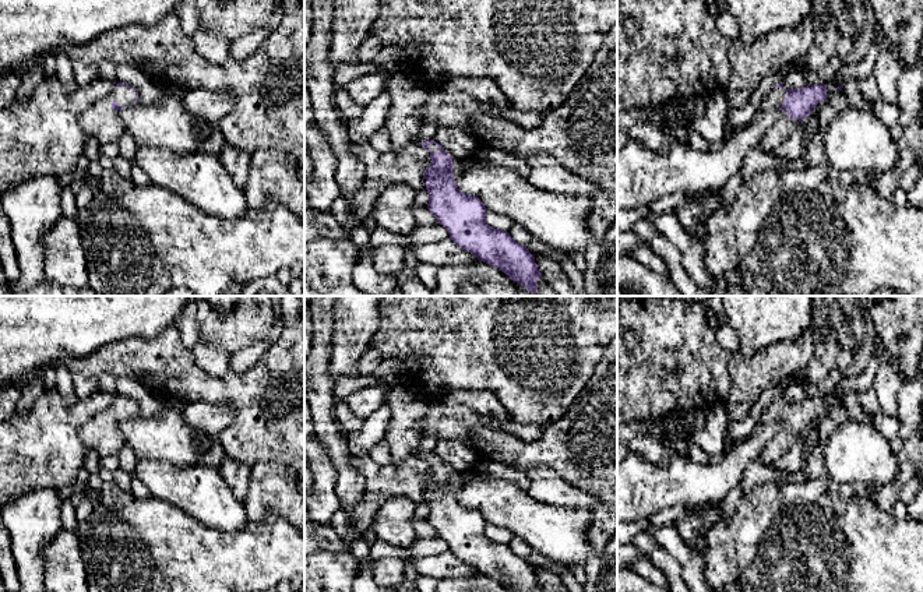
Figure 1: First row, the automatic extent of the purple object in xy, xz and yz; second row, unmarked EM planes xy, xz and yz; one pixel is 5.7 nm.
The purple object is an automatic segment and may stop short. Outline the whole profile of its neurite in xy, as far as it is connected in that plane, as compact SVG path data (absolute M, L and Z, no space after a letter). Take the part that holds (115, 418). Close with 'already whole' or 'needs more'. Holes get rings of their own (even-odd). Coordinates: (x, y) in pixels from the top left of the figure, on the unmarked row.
M117 395L112 405L82 424L80 437L101 457L119 455L126 441L117 424L135 416L138 416L138 406L130 398Z; needs more

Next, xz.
M416 450L413 457L430 465L431 479L424 482L427 522L448 543L450 552L511 592L542 591L529 563L517 556L507 543L497 543L487 538L485 517L457 500L454 475L444 461L434 451L422 455Z; needs more

